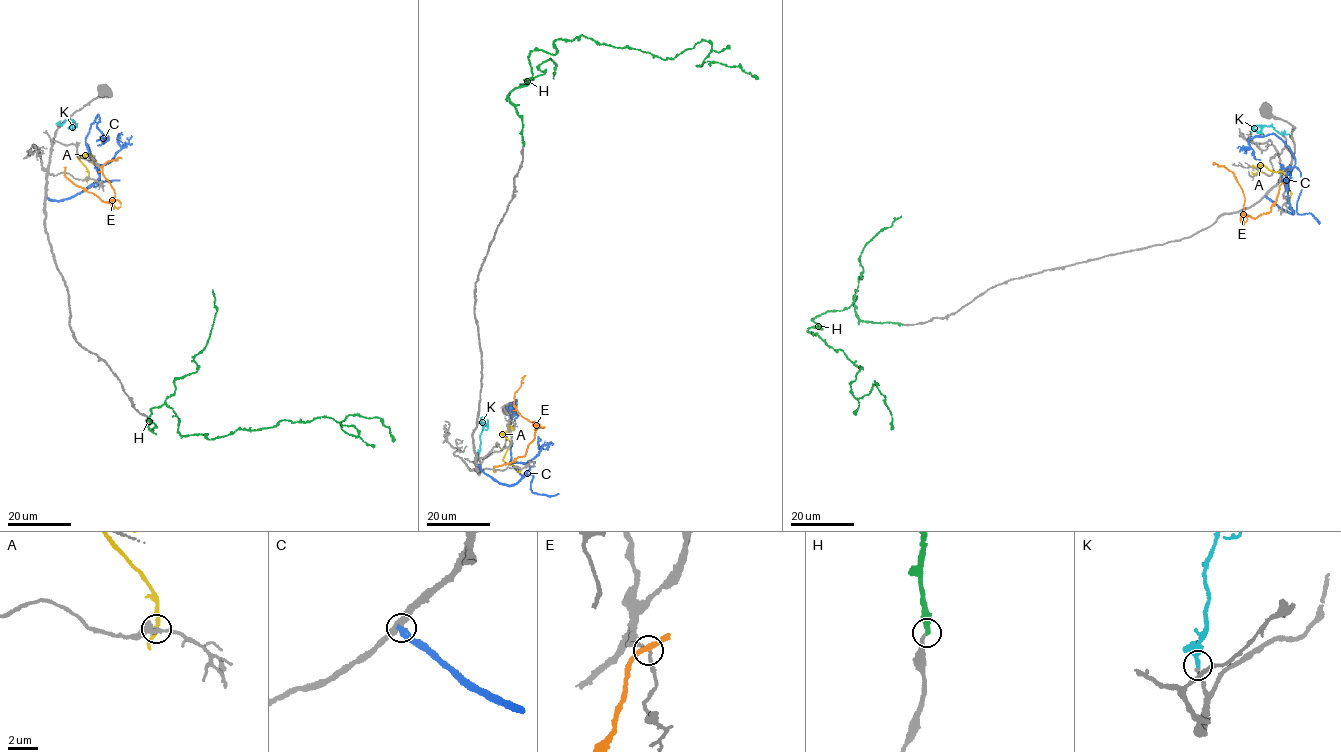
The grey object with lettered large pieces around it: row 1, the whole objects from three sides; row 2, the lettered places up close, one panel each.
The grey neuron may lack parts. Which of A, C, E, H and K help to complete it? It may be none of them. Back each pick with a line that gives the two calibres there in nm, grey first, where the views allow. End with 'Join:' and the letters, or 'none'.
K: Thickness 200 nm (grey) against 320 nm
Join: K

